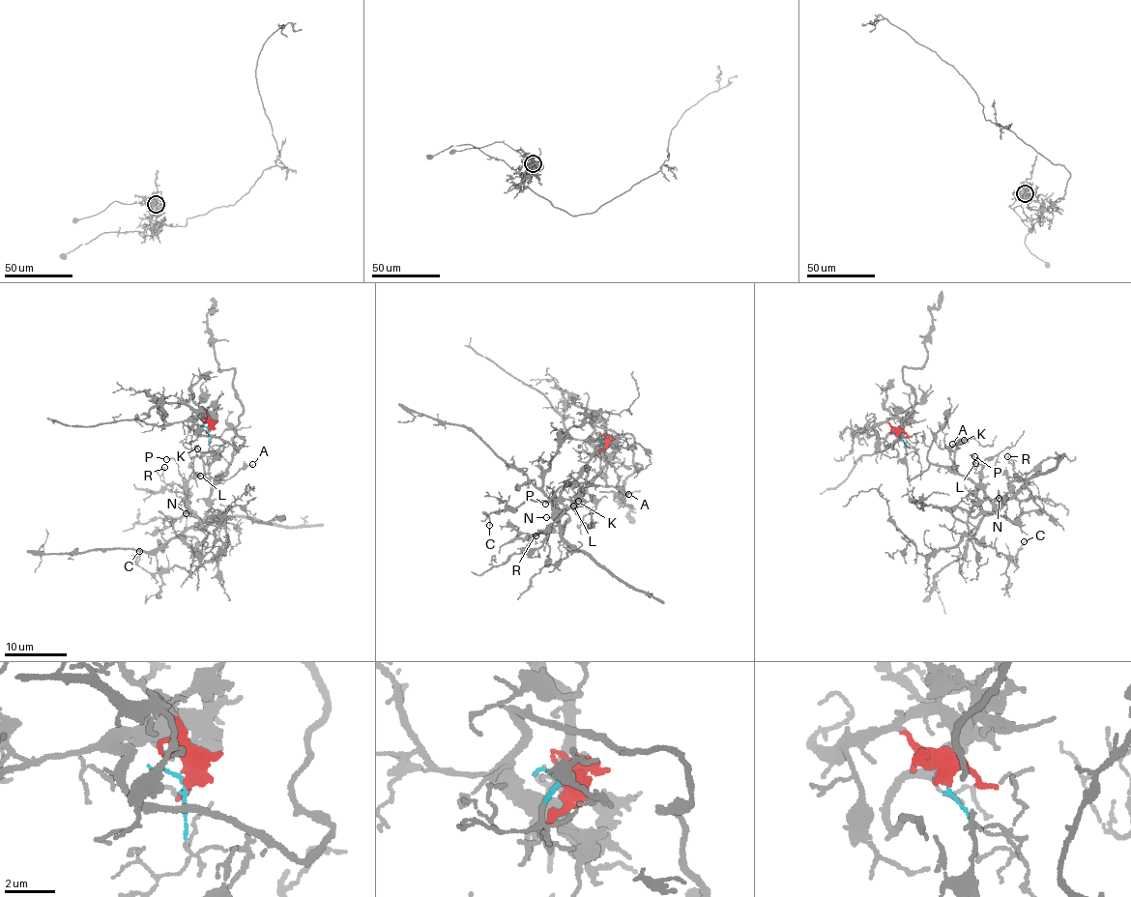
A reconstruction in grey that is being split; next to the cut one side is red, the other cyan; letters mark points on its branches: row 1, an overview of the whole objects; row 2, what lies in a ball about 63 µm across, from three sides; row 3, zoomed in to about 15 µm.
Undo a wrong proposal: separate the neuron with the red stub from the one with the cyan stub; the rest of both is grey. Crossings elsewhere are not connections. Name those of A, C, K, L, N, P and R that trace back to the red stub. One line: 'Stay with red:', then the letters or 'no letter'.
Stay with red: no letter

